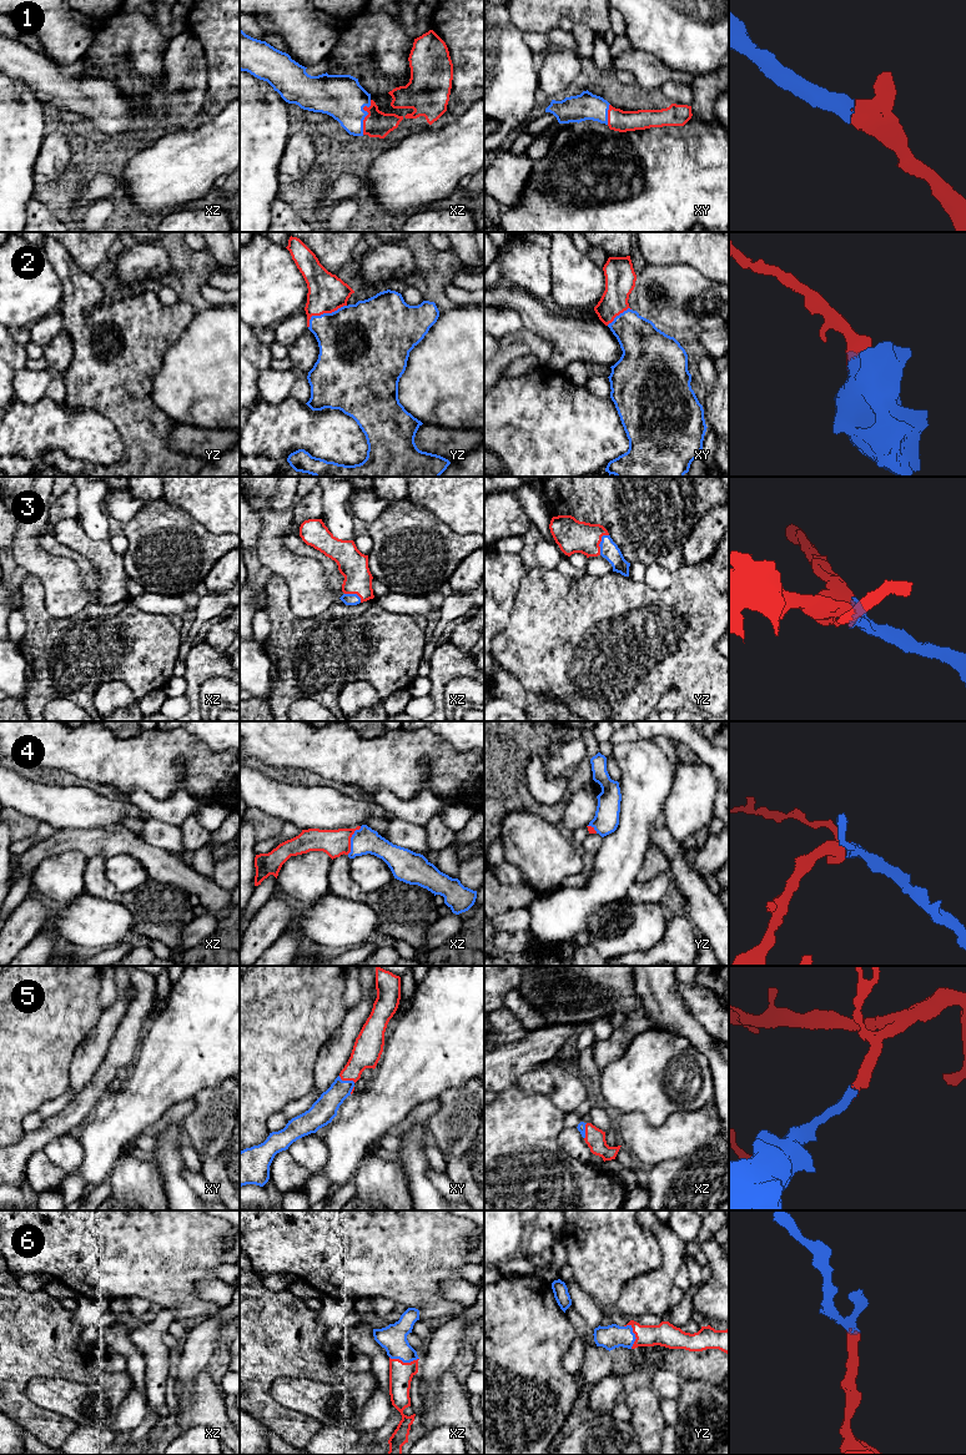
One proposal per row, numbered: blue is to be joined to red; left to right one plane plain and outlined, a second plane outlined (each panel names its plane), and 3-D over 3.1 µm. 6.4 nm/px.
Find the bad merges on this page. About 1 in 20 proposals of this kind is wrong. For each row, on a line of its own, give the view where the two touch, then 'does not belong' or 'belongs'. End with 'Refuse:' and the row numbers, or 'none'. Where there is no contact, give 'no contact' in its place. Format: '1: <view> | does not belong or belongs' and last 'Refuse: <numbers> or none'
1: xz | belongs
2: yz | belongs
3: yz | belongs
4: xz | belongs
5: xy | belongs
6: yz | belongs
Refuse: none

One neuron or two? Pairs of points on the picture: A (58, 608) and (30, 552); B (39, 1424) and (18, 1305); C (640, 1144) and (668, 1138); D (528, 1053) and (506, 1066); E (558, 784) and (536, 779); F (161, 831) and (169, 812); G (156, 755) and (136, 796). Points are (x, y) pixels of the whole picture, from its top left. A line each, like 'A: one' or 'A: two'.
A: one
B: one
C: one
D: one
E: one
F: two
G: two

